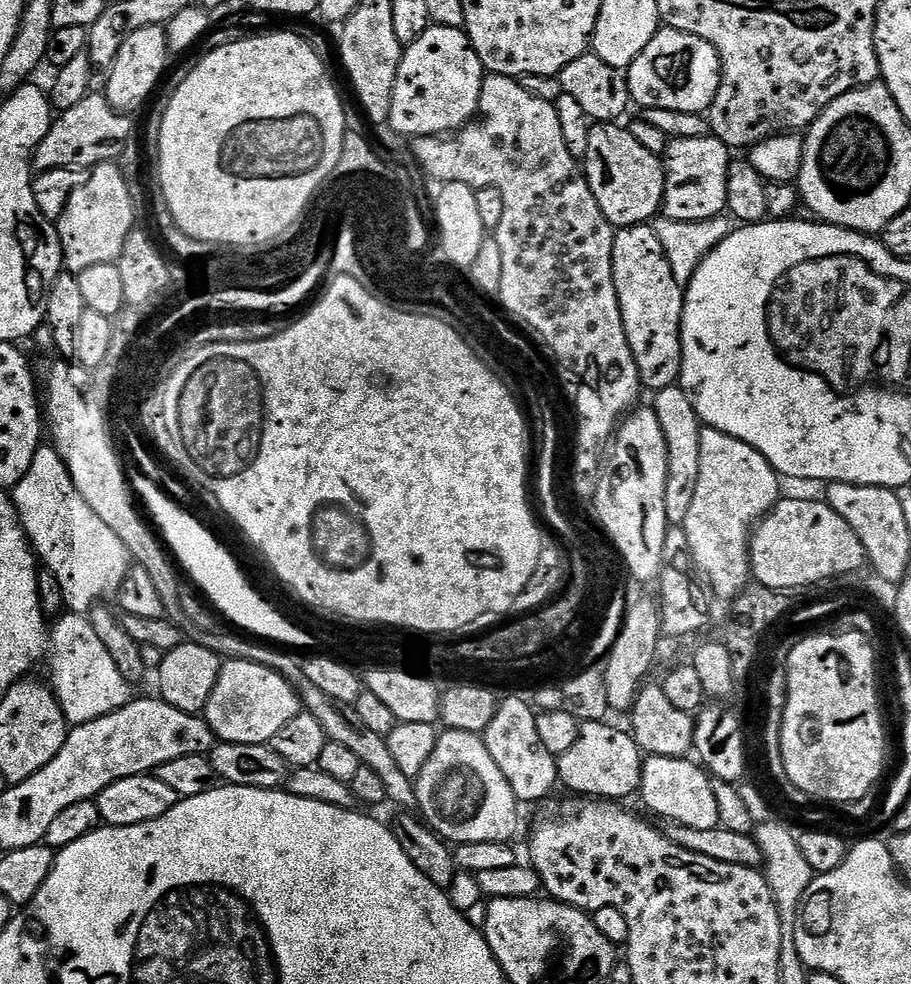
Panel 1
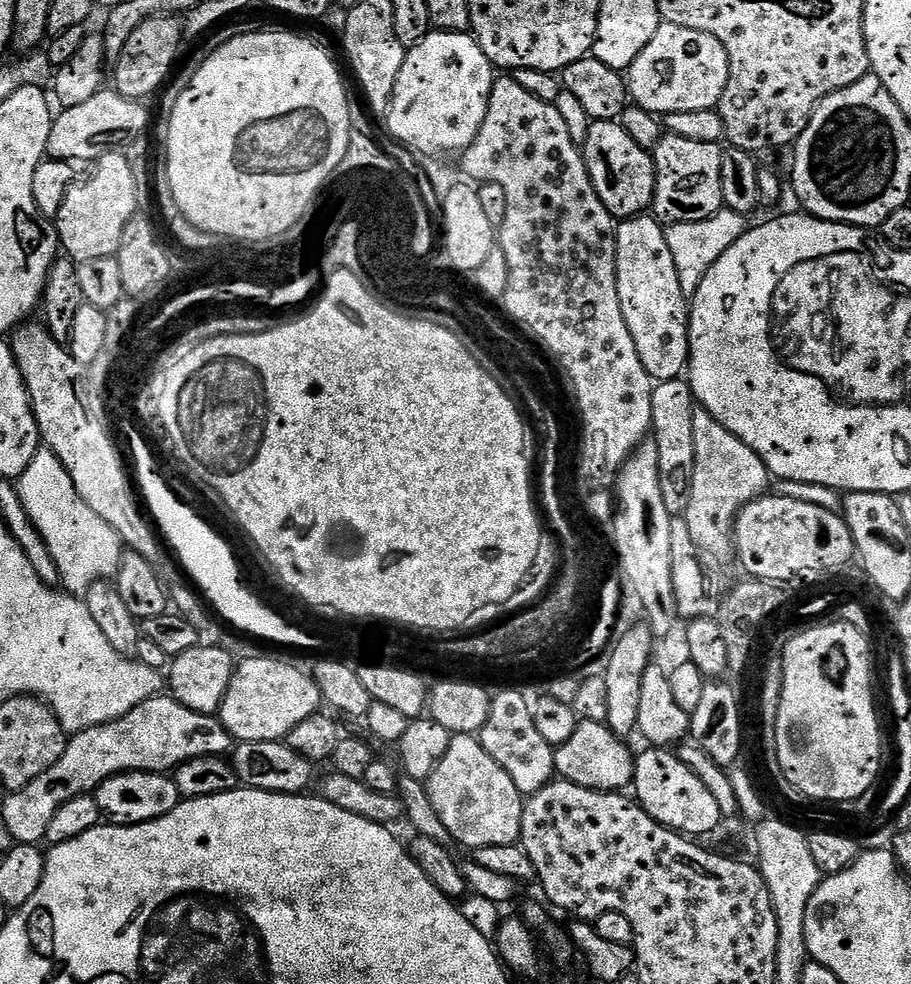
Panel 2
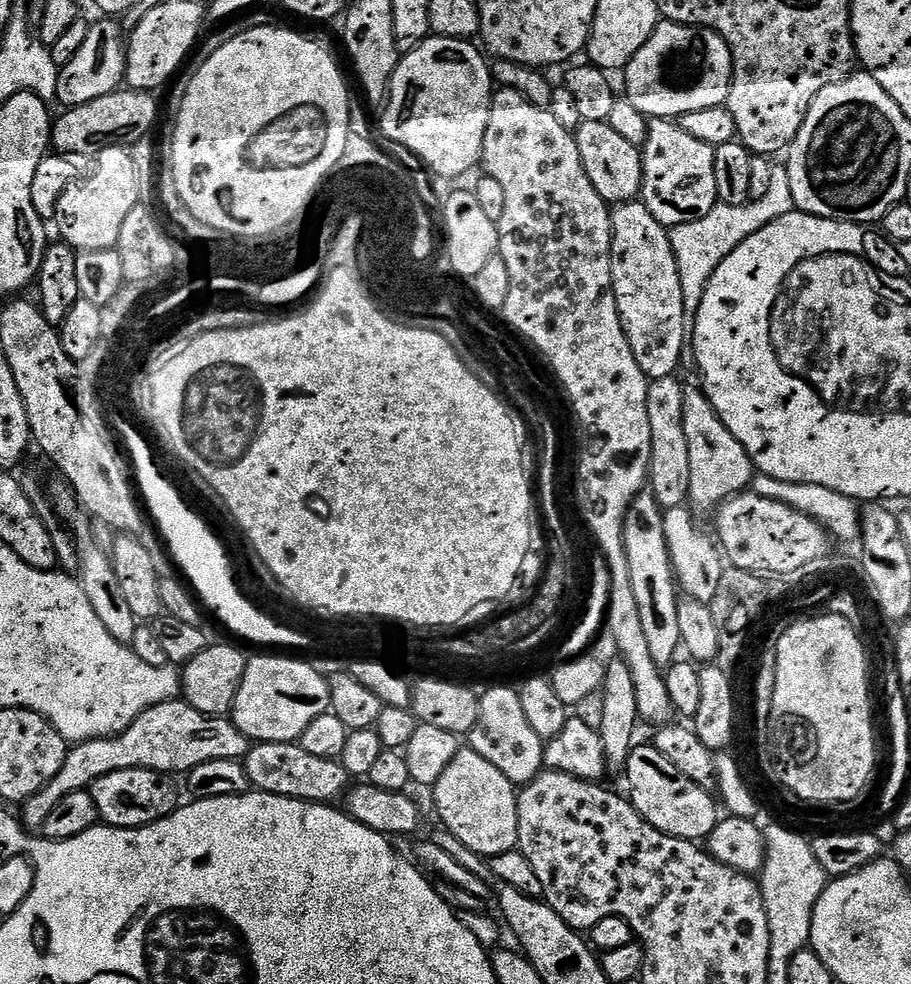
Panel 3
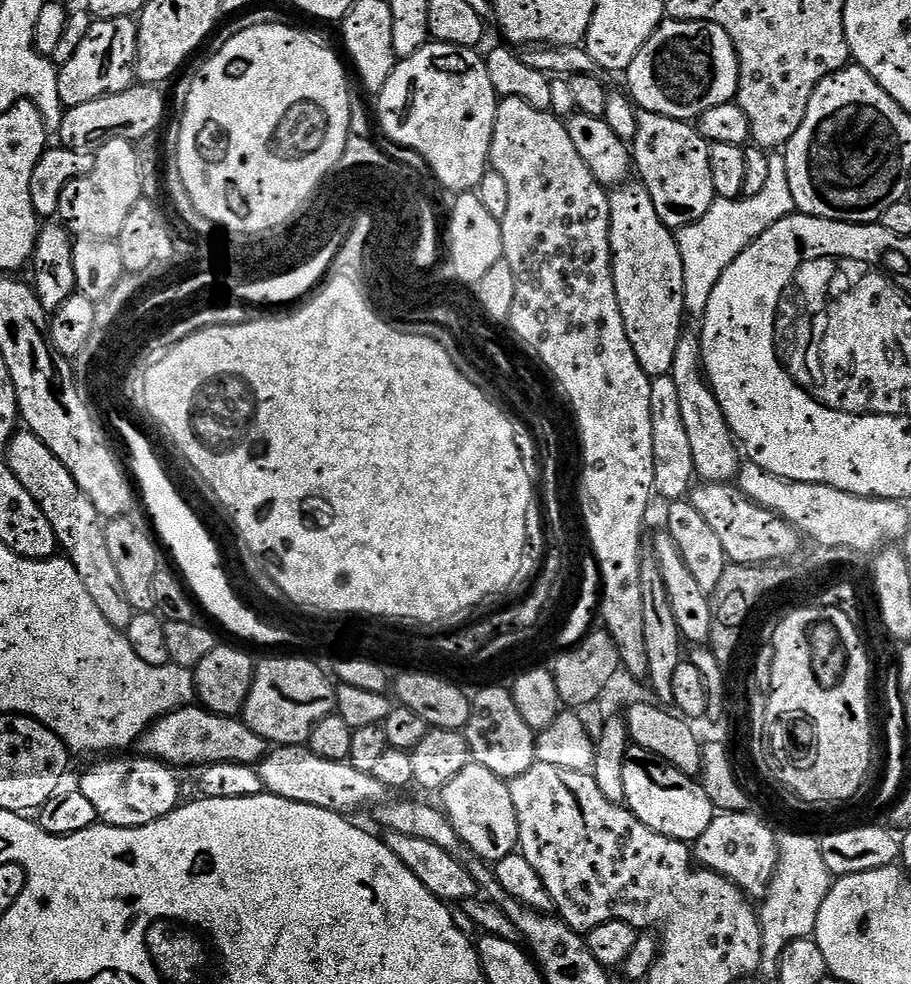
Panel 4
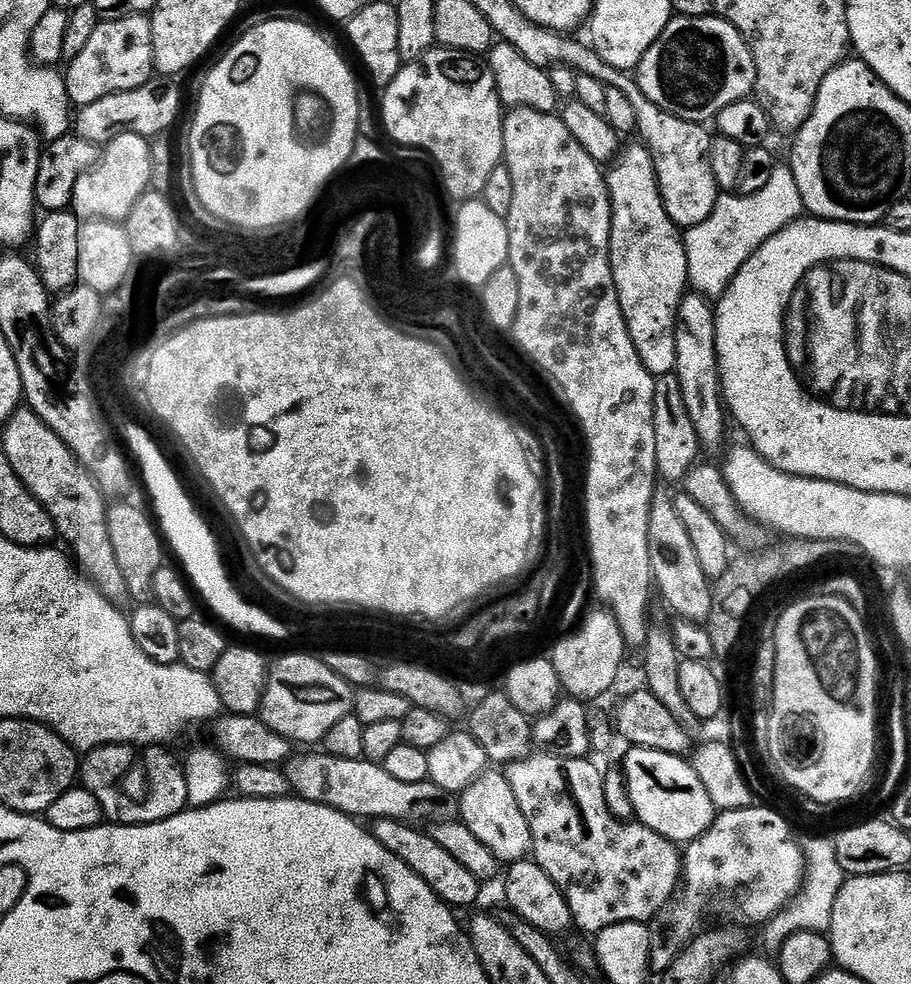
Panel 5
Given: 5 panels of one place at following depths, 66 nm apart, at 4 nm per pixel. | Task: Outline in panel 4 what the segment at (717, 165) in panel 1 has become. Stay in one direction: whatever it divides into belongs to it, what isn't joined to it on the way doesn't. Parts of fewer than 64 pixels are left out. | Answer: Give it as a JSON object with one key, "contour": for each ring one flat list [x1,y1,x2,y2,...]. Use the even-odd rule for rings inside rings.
{"contour":[[641,111,638,134,630,151,639,179,654,198,654,208,662,222,679,230,698,222,718,199,712,173,712,150,699,127,686,120,675,120,653,112]]}

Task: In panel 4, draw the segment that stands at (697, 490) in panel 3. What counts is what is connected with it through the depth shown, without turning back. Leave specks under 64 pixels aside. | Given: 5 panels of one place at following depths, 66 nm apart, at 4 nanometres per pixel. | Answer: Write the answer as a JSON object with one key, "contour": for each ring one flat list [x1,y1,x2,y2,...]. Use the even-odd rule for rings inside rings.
{"contour":[[699,331,681,332,670,375,674,378,674,386,678,386,678,394,682,402,682,422,686,422,686,434,690,437,697,477,710,484,726,484,735,481,742,467,742,452,736,437,732,435,731,426,722,414,722,406,718,406,718,398,714,394,712,385,706,379]]}

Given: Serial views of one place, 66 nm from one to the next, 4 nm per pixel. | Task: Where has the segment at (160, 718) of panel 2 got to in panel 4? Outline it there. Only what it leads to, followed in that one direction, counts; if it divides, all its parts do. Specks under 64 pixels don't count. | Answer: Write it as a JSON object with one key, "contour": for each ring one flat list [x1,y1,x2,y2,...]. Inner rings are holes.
{"contour":[[203,706,179,708,152,723,140,737,138,748,145,756,161,760,177,770,192,768,195,764,251,764,259,765,270,751,269,741,255,732,243,719,235,716,217,716]]}

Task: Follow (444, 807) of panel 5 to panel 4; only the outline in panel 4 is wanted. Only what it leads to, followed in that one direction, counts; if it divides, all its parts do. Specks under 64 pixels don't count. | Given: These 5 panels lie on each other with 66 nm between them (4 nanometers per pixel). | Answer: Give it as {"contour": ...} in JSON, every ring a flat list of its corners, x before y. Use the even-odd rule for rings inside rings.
{"contour":[[299,744,273,747,260,761,258,771,265,789,271,795,341,814,353,814,367,804,375,806,386,796,385,785,371,772,358,770,348,760,322,758,314,754,311,748]]}

